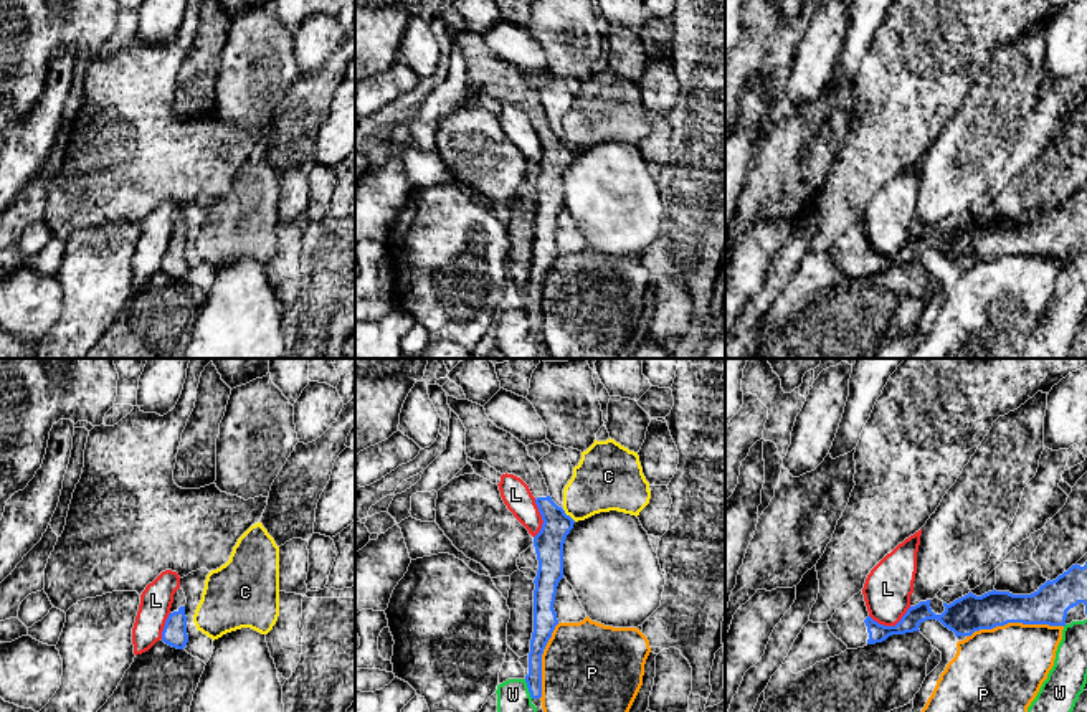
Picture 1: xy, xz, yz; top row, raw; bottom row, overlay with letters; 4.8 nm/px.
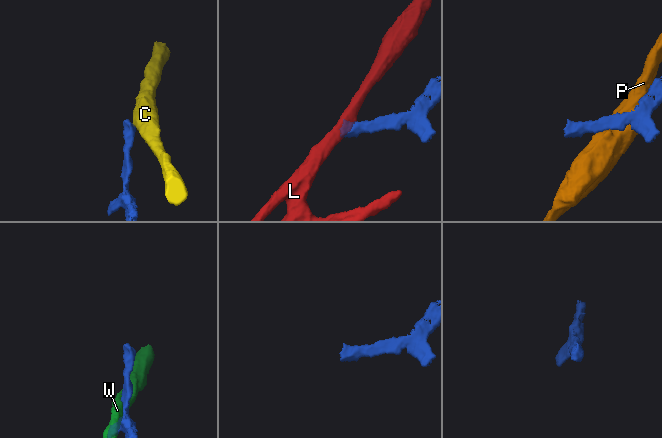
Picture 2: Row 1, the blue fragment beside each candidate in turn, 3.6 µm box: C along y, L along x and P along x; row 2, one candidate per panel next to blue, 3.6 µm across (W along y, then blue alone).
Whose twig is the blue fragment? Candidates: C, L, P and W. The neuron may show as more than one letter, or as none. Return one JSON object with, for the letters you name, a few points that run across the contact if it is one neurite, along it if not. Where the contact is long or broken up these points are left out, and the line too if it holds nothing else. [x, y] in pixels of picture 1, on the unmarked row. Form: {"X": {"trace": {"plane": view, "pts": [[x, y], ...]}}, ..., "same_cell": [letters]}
{"same_cell": []}

